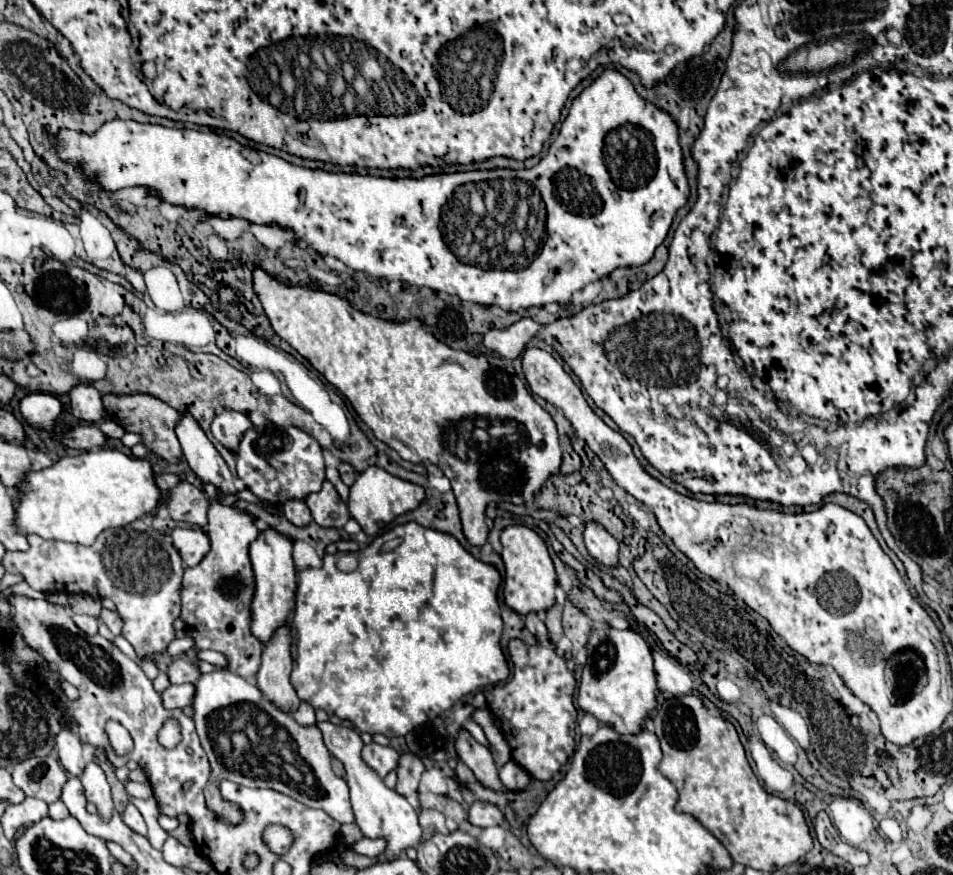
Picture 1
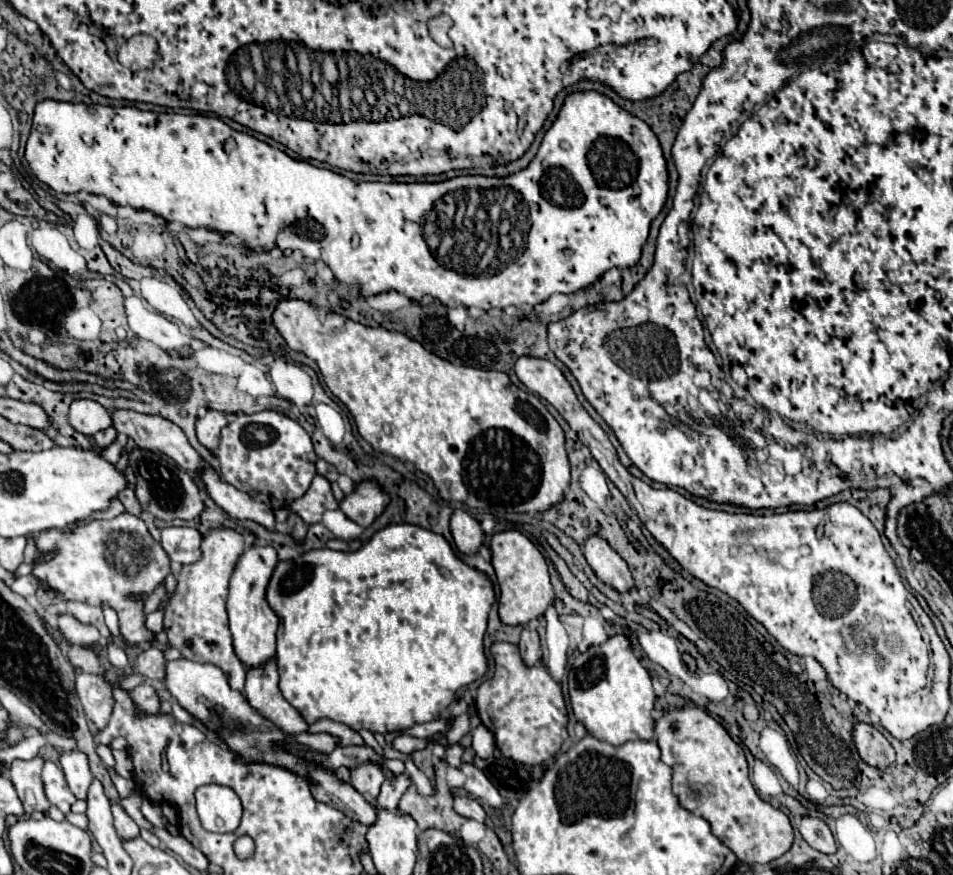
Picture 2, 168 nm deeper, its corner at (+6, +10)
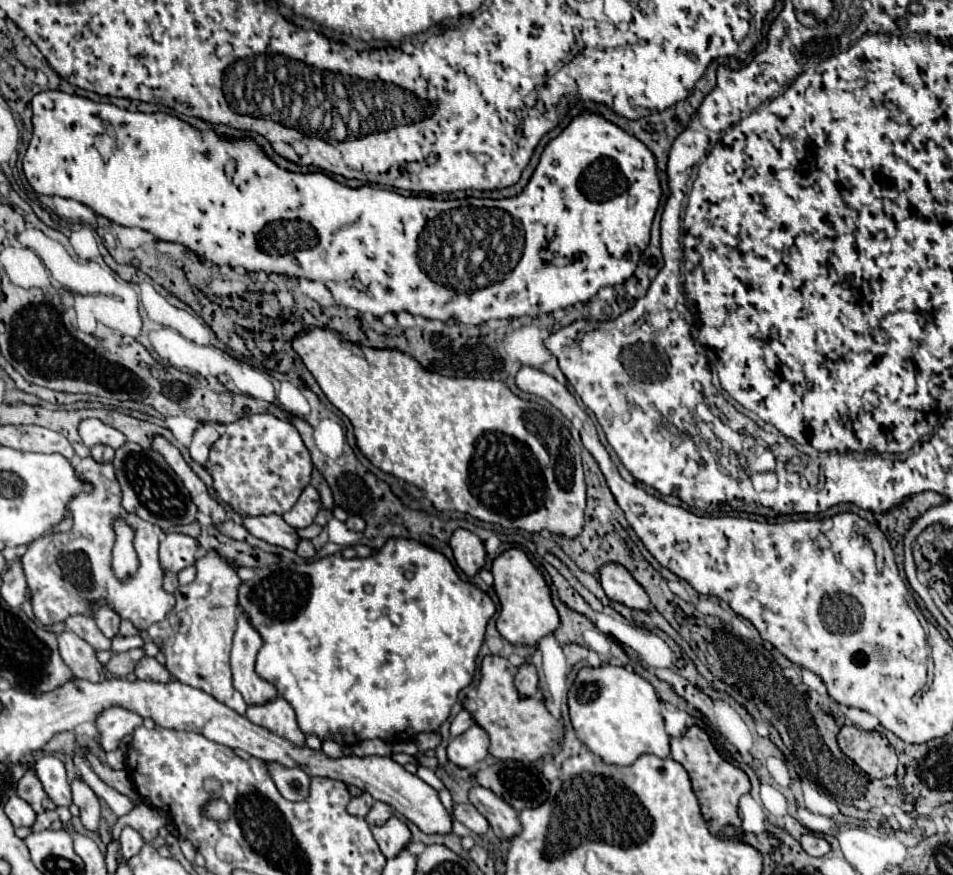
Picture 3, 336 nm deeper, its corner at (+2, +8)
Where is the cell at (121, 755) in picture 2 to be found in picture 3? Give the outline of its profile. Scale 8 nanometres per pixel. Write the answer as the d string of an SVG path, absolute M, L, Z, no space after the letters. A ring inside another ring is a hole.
M106 708L102 710L102 714L98 714L94 726L96 726L96 736L94 740L100 742L100 746L104 750L116 750L120 740L134 732L134 728L138 728L142 724L142 718L130 710L122 710L122 708Z

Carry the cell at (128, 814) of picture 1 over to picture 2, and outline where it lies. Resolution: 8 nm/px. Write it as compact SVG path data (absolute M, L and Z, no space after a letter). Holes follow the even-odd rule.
M120 802L112 804L112 814L114 814L114 826L120 838L136 838L140 834L140 826L128 816L124 806Z

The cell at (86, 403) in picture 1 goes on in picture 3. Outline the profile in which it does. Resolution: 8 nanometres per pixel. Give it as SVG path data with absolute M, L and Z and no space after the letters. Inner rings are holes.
M98 418L84 420L80 424L80 436L82 436L82 440L88 448L102 444L102 446L110 446L110 448L118 450L126 442L126 436L122 432L118 432L112 426L100 422Z

